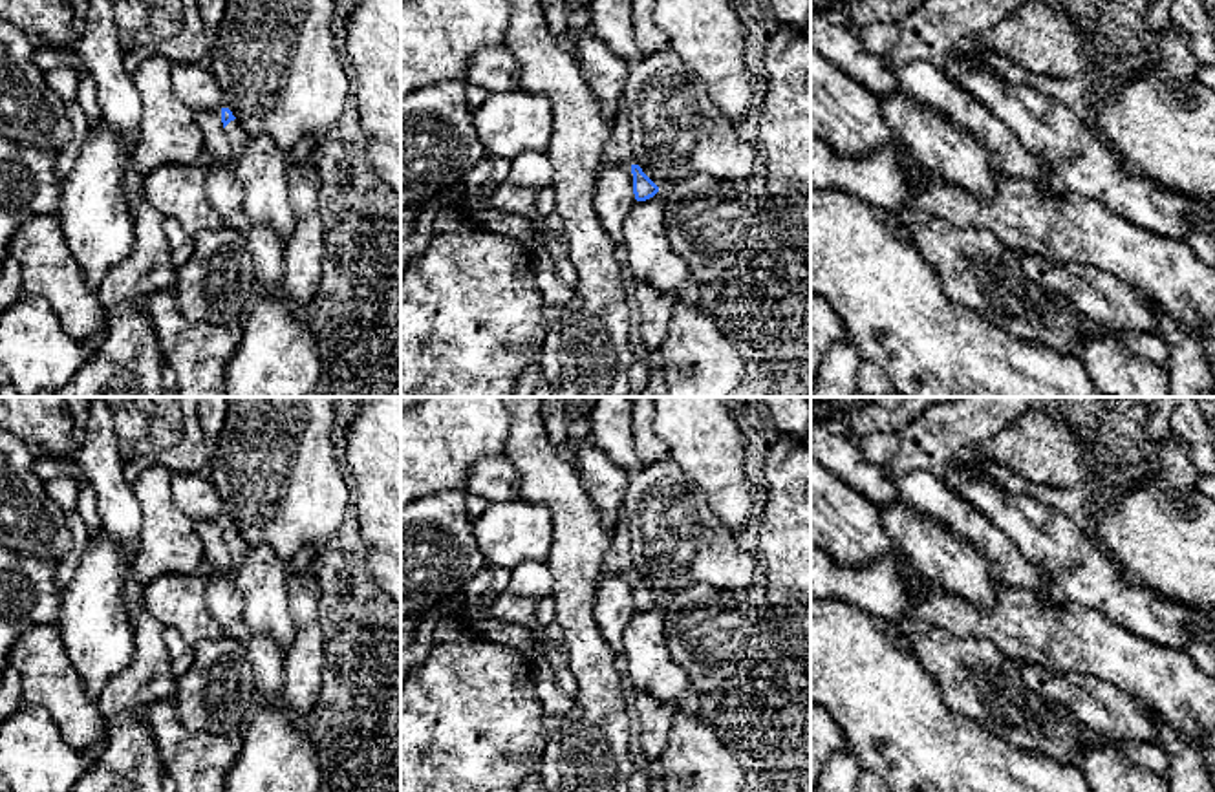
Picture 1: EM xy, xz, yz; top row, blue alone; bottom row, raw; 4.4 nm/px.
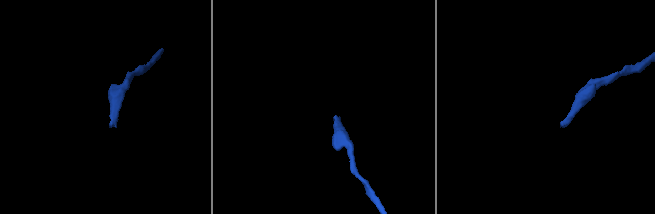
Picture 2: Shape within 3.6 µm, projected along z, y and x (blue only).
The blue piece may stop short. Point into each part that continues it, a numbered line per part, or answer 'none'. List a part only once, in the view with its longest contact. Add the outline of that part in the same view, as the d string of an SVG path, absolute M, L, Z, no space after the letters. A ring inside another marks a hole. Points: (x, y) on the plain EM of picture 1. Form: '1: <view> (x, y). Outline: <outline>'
1: xy (236, 545). Outline: M234 529L231 530L227 536L225 536L225 545L231 552L231 558L232 558L232 571L236 571L245 556L247 556L247 551L249 551L249 543L242 538L242 534Z

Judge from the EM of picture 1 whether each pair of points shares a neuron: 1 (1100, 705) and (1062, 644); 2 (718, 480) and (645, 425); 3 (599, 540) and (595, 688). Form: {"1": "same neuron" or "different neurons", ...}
{"1": "different neurons", "2": "different neurons", "3": "same neuron"}

